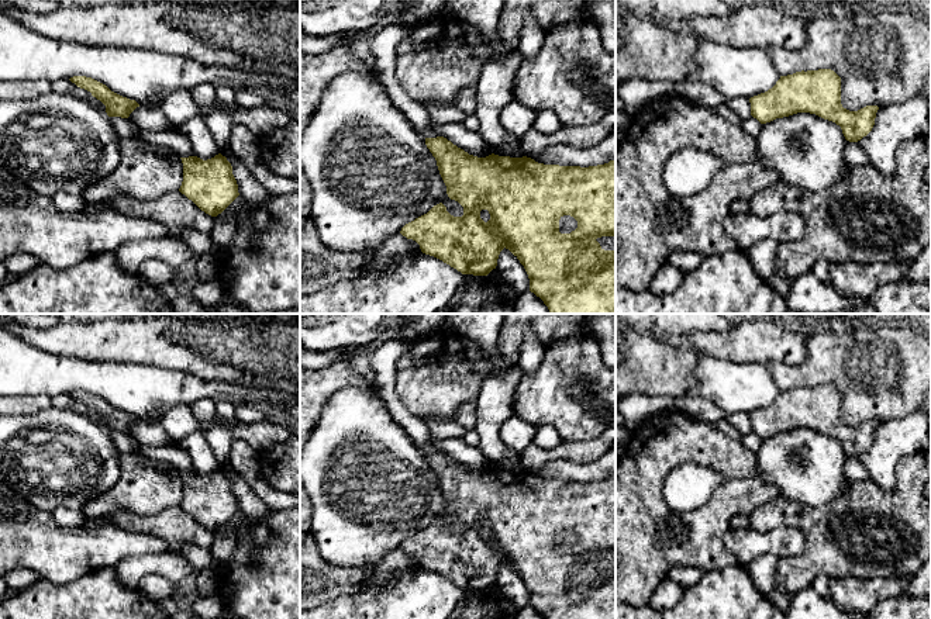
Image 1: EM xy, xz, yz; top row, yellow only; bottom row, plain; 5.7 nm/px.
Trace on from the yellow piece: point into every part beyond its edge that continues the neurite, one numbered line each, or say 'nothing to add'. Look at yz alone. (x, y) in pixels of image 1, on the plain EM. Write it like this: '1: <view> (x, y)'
nothing to add

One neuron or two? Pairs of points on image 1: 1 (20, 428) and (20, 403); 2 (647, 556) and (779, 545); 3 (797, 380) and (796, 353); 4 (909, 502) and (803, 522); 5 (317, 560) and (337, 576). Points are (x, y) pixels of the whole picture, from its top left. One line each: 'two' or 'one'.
1: two
2: two
3: two
4: one
5: one

